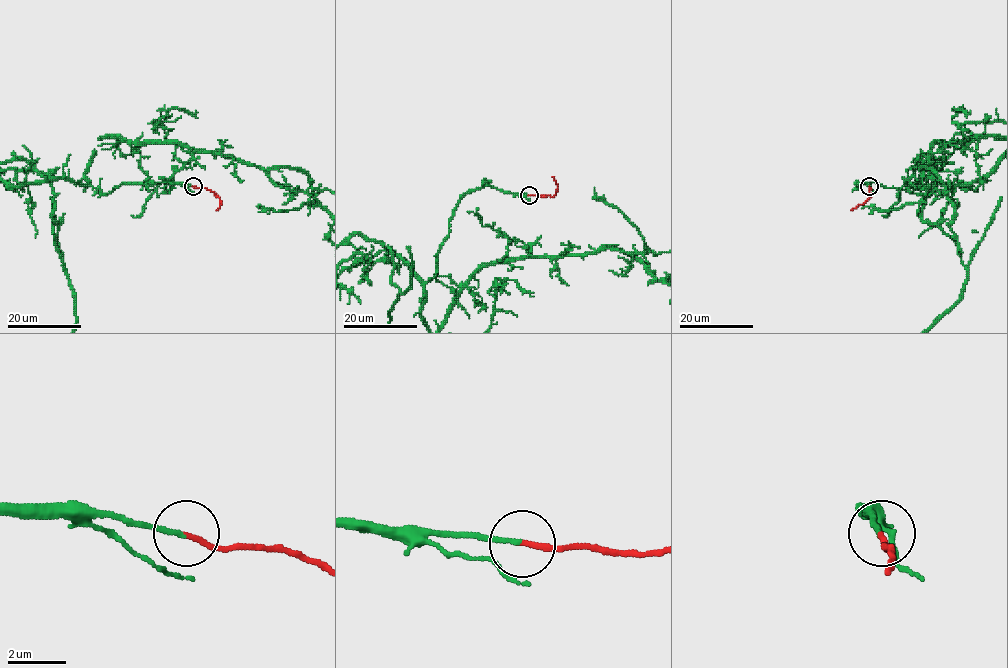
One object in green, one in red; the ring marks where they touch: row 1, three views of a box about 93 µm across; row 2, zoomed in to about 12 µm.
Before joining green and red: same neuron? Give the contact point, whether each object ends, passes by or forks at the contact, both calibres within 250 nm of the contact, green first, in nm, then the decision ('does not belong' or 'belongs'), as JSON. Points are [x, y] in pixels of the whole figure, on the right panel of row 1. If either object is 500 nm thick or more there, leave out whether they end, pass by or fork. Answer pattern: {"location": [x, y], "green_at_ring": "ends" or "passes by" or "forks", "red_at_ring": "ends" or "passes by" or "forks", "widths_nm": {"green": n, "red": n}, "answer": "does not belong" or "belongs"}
{"location": [869, 186], "green_at_ring": "ends", "red_at_ring": "ends", "widths_nm": {"green": 140, "red": 190}, "answer": "belongs"}

